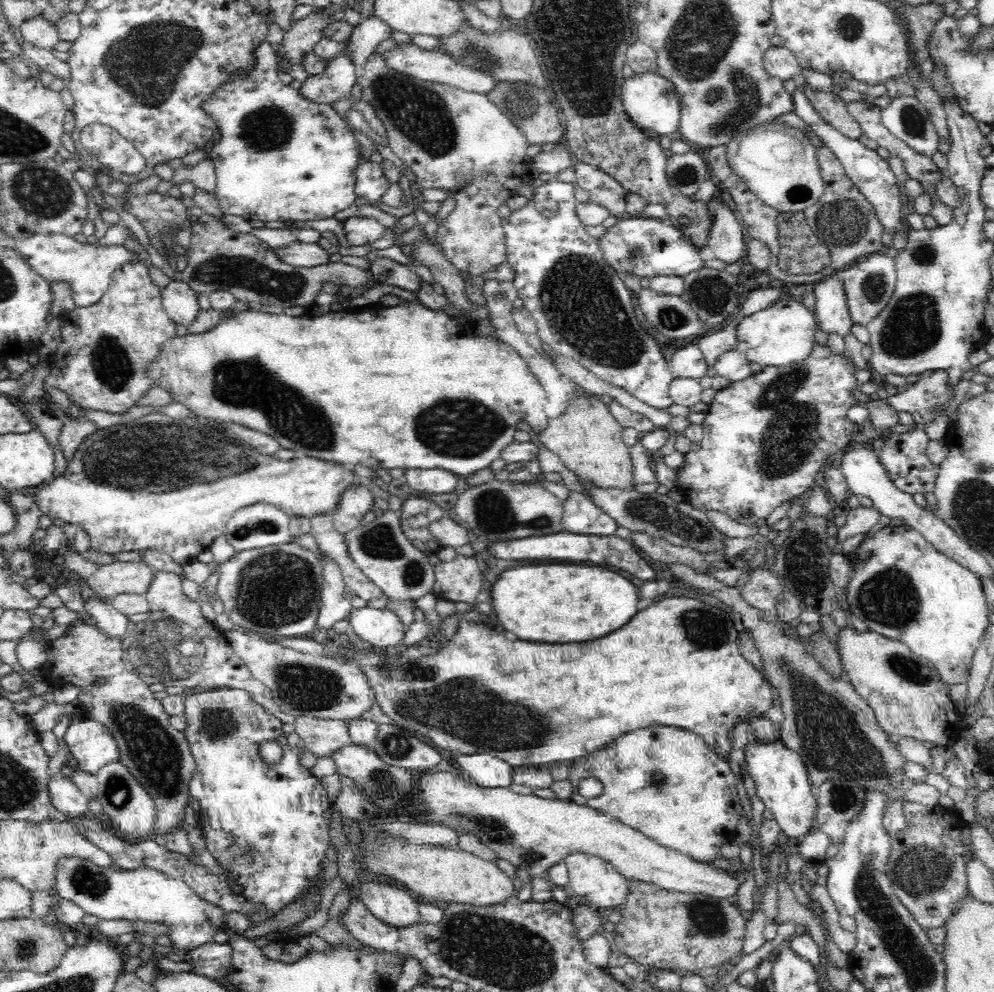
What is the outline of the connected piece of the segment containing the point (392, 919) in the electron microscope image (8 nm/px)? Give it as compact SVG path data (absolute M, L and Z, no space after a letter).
M360 880L359 900L378 920L390 926L412 926L420 922L419 900L410 898L404 888Z

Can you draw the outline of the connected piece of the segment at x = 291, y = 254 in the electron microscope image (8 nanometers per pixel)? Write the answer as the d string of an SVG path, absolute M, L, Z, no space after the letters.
M293 242L282 248L275 248L274 252L282 262L288 262L291 266L313 268L327 263L330 253L318 243Z

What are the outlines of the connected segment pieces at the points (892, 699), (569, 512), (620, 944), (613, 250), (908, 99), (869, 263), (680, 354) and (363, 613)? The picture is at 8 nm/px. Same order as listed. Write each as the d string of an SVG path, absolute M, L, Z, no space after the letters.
M844 626L840 628L838 636L836 648L843 676L854 686L858 696L868 701L882 730L885 730L887 734L896 735L898 738L912 737L916 741L932 742L934 747L951 748L960 739L963 731L963 710L956 711L956 706L948 695L948 688L944 686L945 682L930 661L916 656L902 641L886 638L886 636L869 630L860 632Z
M570 491L563 502L561 528L572 534L610 536L616 532L618 523L602 512L586 495Z
M628 880L627 886L627 900L622 905L620 914L614 919L614 930L607 934L612 946L620 954L626 954L640 966L665 968L682 974L717 971L718 968L723 968L724 962L732 963L738 956L744 944L746 918L742 917L733 903L704 894L669 892L656 884L636 880Z
M626 216L598 238L598 244L606 263L619 276L628 276L626 272L630 270L636 277L640 276L640 279L644 276L651 279L657 276L683 278L686 274L705 267L703 255L706 252L698 249L674 222L668 226L660 219Z
M897 96L881 109L882 124L918 154L931 157L938 152L938 133L926 107L915 96Z
M885 251L868 254L854 265L847 267L844 271L838 271L836 274L844 285L844 293L846 293L852 323L865 327L873 319L876 319L878 314L890 303L897 284L894 258L888 257Z
M686 344L676 350L668 365L670 365L670 373L674 375L674 379L693 378L699 380L708 372L708 363L697 344Z
M369 607L353 608L349 614L348 622L354 628L360 640L366 640L370 646L376 648L390 648L403 640L405 636L402 621L396 611Z

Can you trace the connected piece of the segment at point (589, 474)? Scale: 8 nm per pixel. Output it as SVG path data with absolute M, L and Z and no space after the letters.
M578 395L566 408L566 414L552 420L539 432L541 442L557 454L564 466L598 489L630 489L633 484L633 462L629 446L622 436L623 426L610 413L609 406L595 395Z

